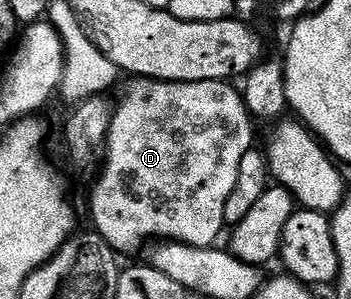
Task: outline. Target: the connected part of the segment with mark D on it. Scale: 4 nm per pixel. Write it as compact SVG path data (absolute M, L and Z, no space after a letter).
M148 78L126 79L125 89L121 92L117 104L112 109L109 117L109 129L105 135L105 147L103 149L103 161L105 165L101 168L101 173L97 176L97 181L93 184L93 189L89 192L89 216L93 219L93 224L97 227L96 235L104 243L113 249L114 253L133 252L136 248L141 248L145 240L155 240L154 242L176 242L178 244L189 244L191 247L207 248L214 243L213 240L220 234L221 228L225 224L223 218L223 206L227 206L227 194L231 194L231 186L235 186L235 174L239 174L239 162L247 150L254 147L253 127L254 121L251 119L249 111L245 109L245 101L242 93L232 88L232 83L224 80L196 80L187 82L186 80L151 80Z

